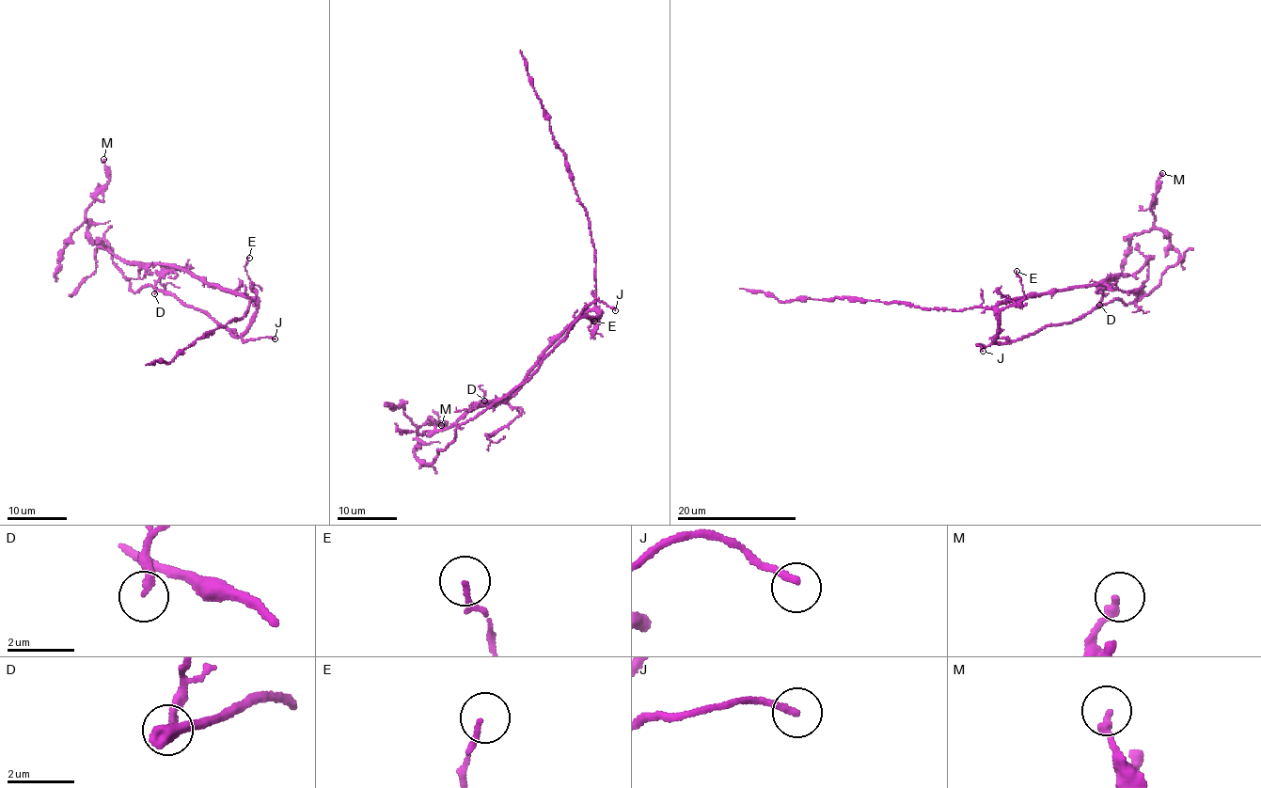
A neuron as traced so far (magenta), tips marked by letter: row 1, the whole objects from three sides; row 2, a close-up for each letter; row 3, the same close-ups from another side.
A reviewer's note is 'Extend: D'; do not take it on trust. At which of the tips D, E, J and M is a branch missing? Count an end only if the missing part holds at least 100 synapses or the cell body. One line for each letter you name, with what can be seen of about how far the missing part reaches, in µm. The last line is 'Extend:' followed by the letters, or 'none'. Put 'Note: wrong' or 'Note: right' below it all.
J: missing 30 µm
Extend: J
Note: wrong

